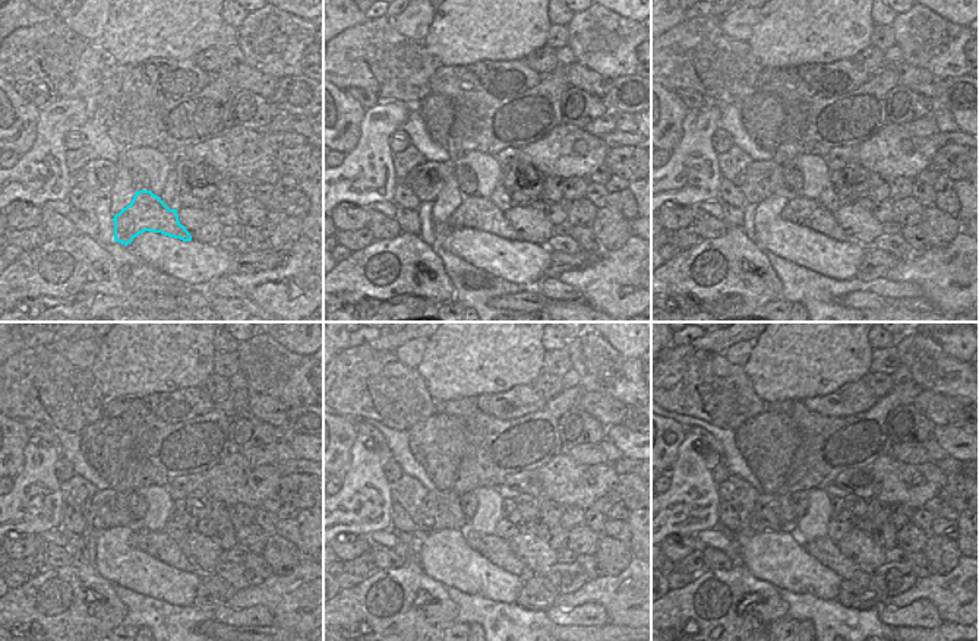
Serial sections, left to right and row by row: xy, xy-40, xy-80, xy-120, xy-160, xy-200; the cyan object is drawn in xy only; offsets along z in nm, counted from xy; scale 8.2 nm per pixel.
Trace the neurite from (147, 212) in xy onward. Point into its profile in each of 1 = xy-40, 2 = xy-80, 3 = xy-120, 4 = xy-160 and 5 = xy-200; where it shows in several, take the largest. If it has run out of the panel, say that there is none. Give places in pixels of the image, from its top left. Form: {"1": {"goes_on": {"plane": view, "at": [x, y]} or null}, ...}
{"1": {"goes_on": {"plane": "xy-40", "at": [477, 212]}}, "2": {"goes_on": {"plane": "xy-80", "at": [802, 211]}}, "3": {"goes_on": {"plane": "xy-120", "at": [158, 545]}}, "4": {"goes_on": {"plane": "xy-160", "at": [495, 549]}}, "5": {"goes_on": {"plane": "xy-200", "at": [826, 550]}}}

